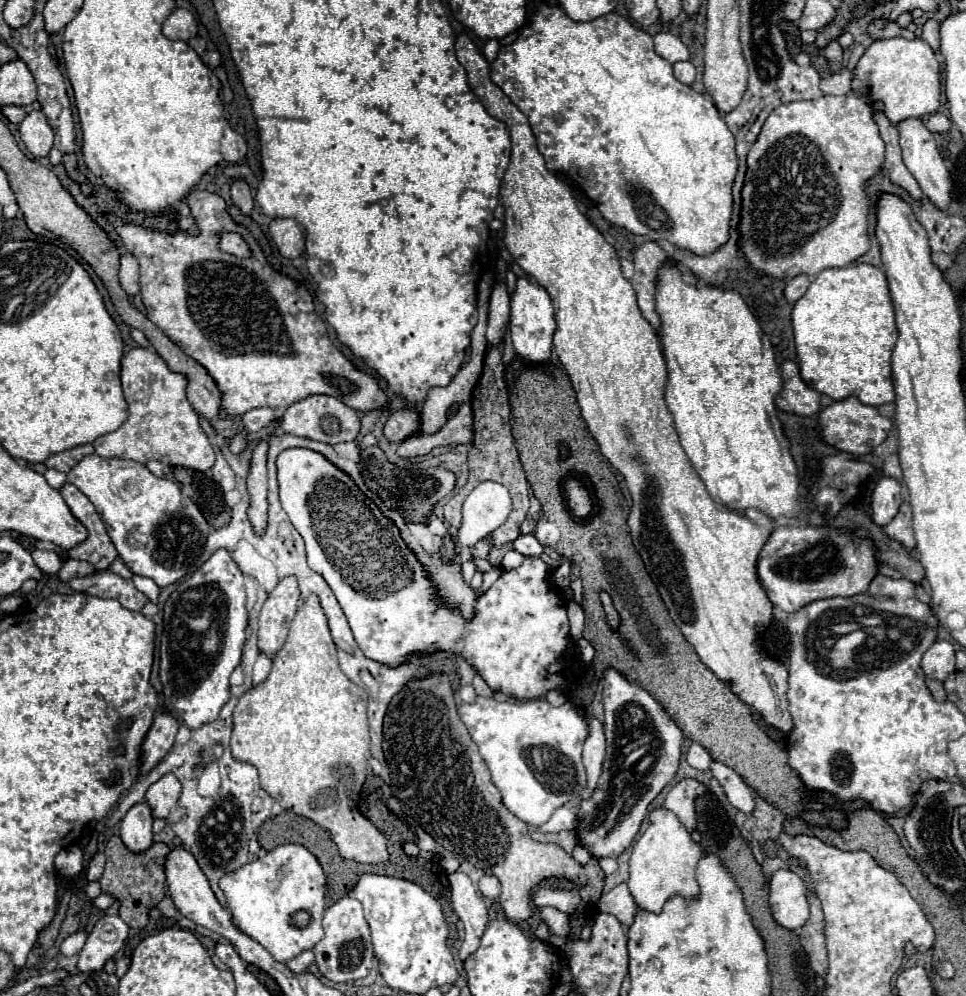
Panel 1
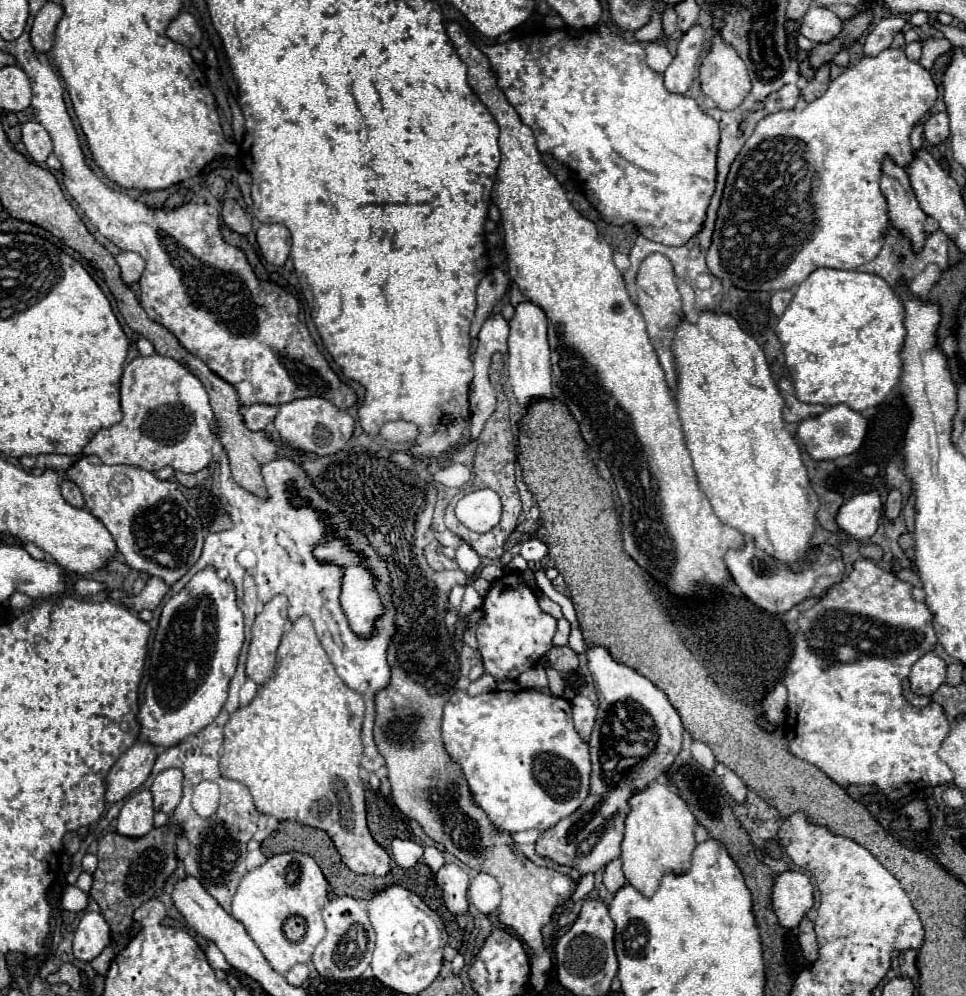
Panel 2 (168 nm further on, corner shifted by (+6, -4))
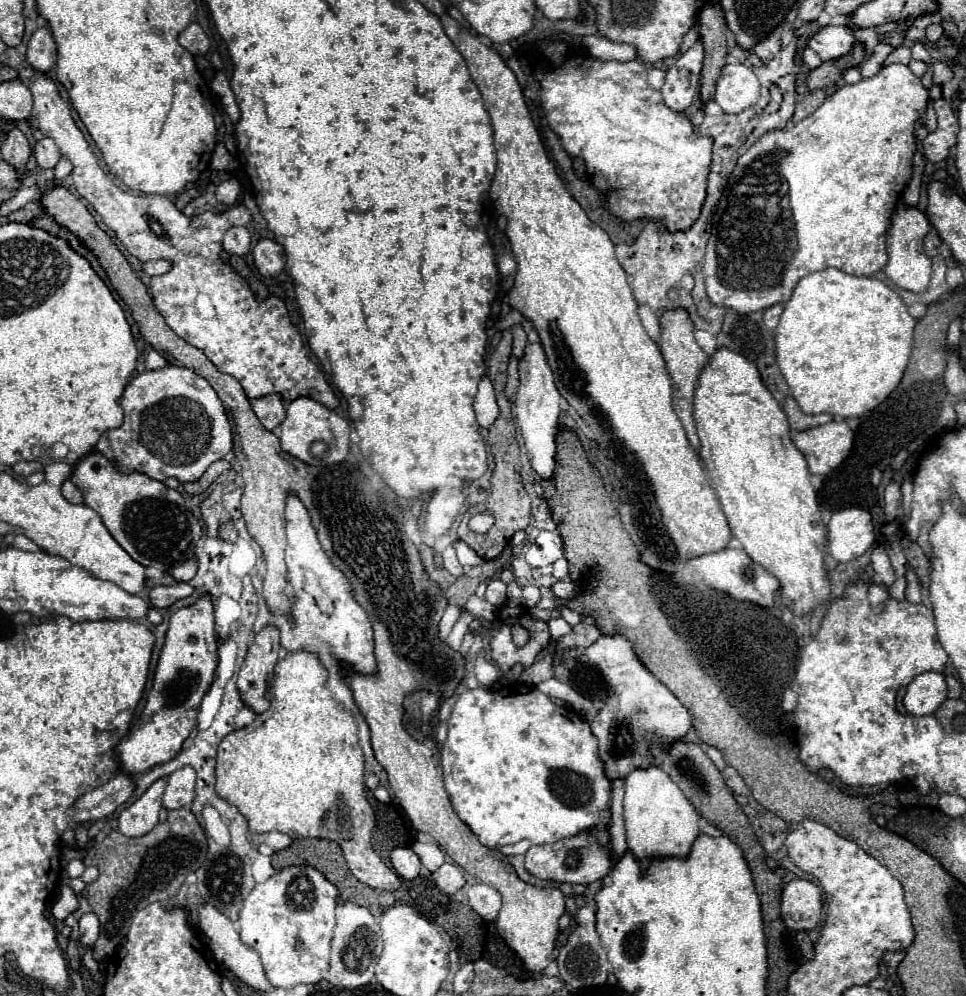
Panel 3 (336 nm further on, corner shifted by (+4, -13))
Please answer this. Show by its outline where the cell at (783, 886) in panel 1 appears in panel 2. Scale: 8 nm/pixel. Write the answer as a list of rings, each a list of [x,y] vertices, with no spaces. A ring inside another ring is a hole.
[[[785,871],[773,885],[773,911],[779,923],[787,929],[799,925],[799,921],[813,907],[813,885],[801,871]]]

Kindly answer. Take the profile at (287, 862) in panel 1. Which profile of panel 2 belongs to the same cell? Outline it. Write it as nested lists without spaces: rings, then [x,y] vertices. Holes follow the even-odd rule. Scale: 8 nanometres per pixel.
[[[281,853],[271,857],[265,865],[249,871],[241,879],[237,893],[233,897],[231,915],[243,923],[249,937],[267,957],[271,967],[277,973],[285,975],[293,965],[309,963],[315,947],[325,937],[325,925],[321,913],[326,906],[325,903],[328,903],[327,887],[329,887],[327,879],[313,857],[305,853]],[[293,915],[303,917],[307,927],[299,943],[291,943],[283,933],[283,923]]]

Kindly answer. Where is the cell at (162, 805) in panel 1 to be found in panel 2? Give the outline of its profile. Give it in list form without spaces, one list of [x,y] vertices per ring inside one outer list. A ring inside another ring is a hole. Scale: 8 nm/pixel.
[[[165,769],[161,771],[153,785],[151,785],[151,793],[153,793],[153,803],[155,803],[155,811],[163,811],[163,813],[171,813],[179,801],[181,801],[181,783],[183,783],[183,771],[181,769]]]

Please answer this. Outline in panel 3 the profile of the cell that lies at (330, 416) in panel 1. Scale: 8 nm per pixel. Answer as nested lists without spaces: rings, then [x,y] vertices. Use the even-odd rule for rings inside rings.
[[[297,398],[287,404],[287,416],[281,422],[281,448],[291,456],[311,464],[329,466],[345,460],[350,449],[351,426],[345,418],[329,410],[327,406],[313,402],[311,398]]]

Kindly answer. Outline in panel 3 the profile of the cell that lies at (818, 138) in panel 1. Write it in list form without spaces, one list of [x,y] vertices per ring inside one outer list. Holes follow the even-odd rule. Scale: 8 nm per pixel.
[[[889,64],[883,66],[873,78],[863,78],[857,84],[845,84],[843,88],[839,88],[837,92],[833,92],[811,116],[807,116],[805,120],[797,122],[797,124],[789,124],[781,130],[769,130],[767,134],[763,134],[739,160],[737,166],[723,190],[723,196],[717,204],[715,210],[715,220],[713,220],[713,230],[711,230],[711,238],[707,244],[707,254],[705,254],[705,264],[703,264],[703,274],[705,274],[705,288],[709,294],[709,300],[717,306],[729,306],[739,314],[749,314],[749,312],[757,312],[763,308],[769,308],[773,304],[785,304],[797,282],[813,272],[825,270],[825,268],[839,268],[847,274],[853,276],[871,276],[879,270],[885,268],[887,264],[887,244],[885,244],[885,232],[889,228],[889,220],[891,220],[891,212],[897,206],[897,200],[901,198],[899,192],[903,192],[903,188],[907,186],[907,182],[911,180],[911,158],[913,152],[917,150],[915,144],[915,128],[917,124],[923,120],[925,110],[927,110],[927,102],[929,100],[939,100],[941,98],[941,86],[933,84],[931,88],[925,88],[921,84],[921,78],[913,76],[911,70],[903,64]]]

